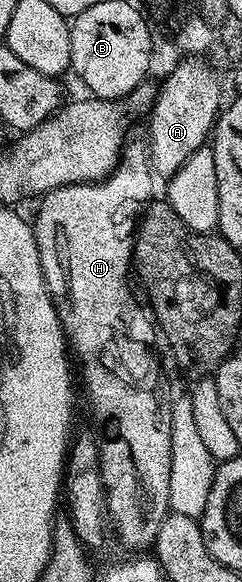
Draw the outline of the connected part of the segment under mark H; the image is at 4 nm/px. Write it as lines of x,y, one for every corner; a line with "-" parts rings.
130,139
126,143
117,169
104,180
91,184
72,184
56,188
40,197
41,213
31,227
37,237
39,262
43,270
49,297
57,311
61,328
65,332
72,359
81,367
79,384
85,387
93,420
101,431
99,451
101,453
101,481
105,487
105,507
110,521
117,523
117,536
121,544
129,550
149,550
156,545
159,526
163,526
169,507
171,494
171,424
165,424
165,412
157,408
157,400
149,396
145,380
137,372
125,372
125,352
121,348
133,348
125,344
121,336
121,299
125,296
125,279
131,276
131,248
117,237
117,224
113,215
120,204
149,196
153,192
155,173
149,159
146,141

